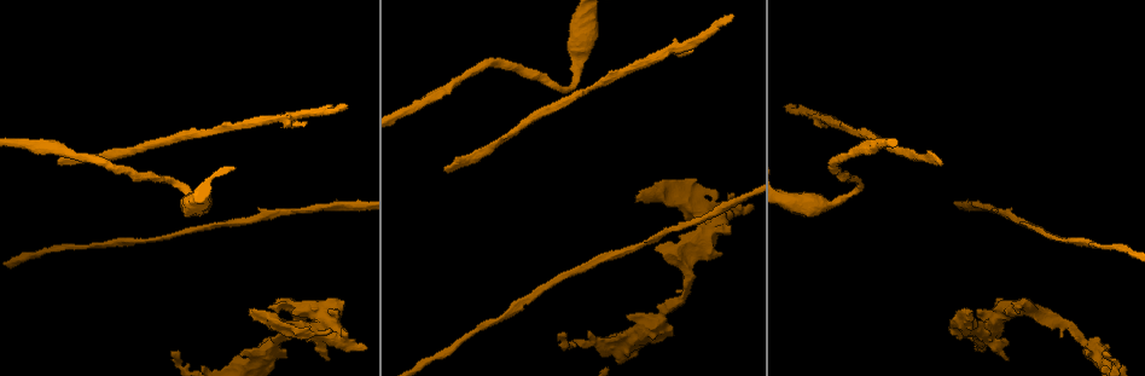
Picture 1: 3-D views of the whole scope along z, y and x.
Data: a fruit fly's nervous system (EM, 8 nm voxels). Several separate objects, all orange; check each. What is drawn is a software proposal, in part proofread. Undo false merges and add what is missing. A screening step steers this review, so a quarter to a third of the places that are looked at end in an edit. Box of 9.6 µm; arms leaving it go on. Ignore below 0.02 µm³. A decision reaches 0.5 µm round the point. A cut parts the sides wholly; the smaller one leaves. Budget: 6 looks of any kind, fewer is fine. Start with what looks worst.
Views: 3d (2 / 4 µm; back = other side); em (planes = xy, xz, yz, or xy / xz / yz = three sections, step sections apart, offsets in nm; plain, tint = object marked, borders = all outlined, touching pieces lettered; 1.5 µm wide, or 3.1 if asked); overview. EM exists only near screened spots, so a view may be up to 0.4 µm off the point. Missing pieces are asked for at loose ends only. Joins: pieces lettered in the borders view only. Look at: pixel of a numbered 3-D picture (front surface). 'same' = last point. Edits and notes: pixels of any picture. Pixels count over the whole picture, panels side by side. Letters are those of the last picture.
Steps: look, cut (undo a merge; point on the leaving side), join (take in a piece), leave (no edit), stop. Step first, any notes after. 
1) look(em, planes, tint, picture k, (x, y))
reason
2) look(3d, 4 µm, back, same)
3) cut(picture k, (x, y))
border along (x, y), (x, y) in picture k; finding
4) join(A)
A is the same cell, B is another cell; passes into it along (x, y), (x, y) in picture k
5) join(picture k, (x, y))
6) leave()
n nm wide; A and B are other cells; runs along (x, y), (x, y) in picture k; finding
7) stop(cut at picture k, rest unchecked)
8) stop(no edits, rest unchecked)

look(em, planes, plain, picture 1, (638, 202))

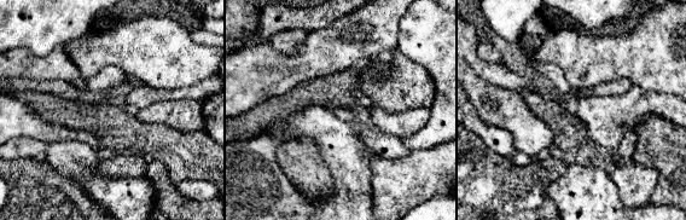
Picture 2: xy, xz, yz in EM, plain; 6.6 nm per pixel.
look(em, planes, borders, same)

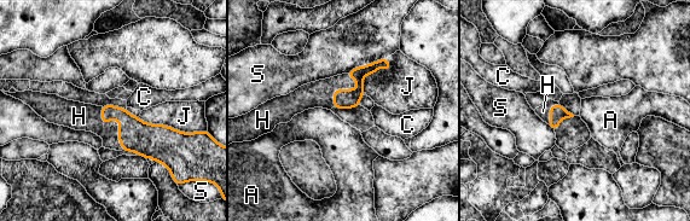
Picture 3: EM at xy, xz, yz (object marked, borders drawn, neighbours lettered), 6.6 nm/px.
join(H)
H is the same cell, A, C, J and S are other cells; passes into it along (145, 139), (116, 118), (79, 116) in picture 3; the neuron continues

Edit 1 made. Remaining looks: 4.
look(em, yz, step 8, borders, picture 1, (578, 65))
sharp bend

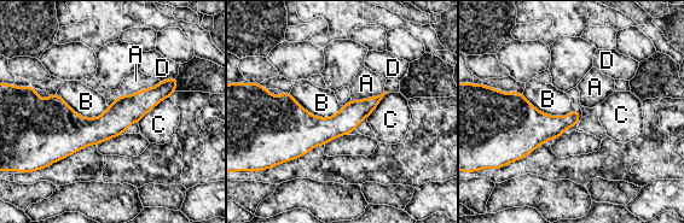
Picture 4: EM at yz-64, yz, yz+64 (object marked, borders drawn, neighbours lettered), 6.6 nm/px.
look(em, planes, borders, same)
cut it another way

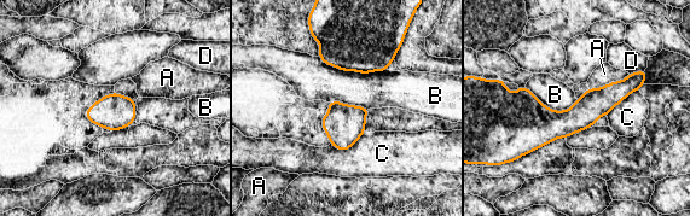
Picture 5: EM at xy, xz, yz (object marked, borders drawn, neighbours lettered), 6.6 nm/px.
leave()
200 nm wide; A, B, C and D are other cells; all the same neuron

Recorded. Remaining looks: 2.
stop(join at picture 3, rest unchecked)

